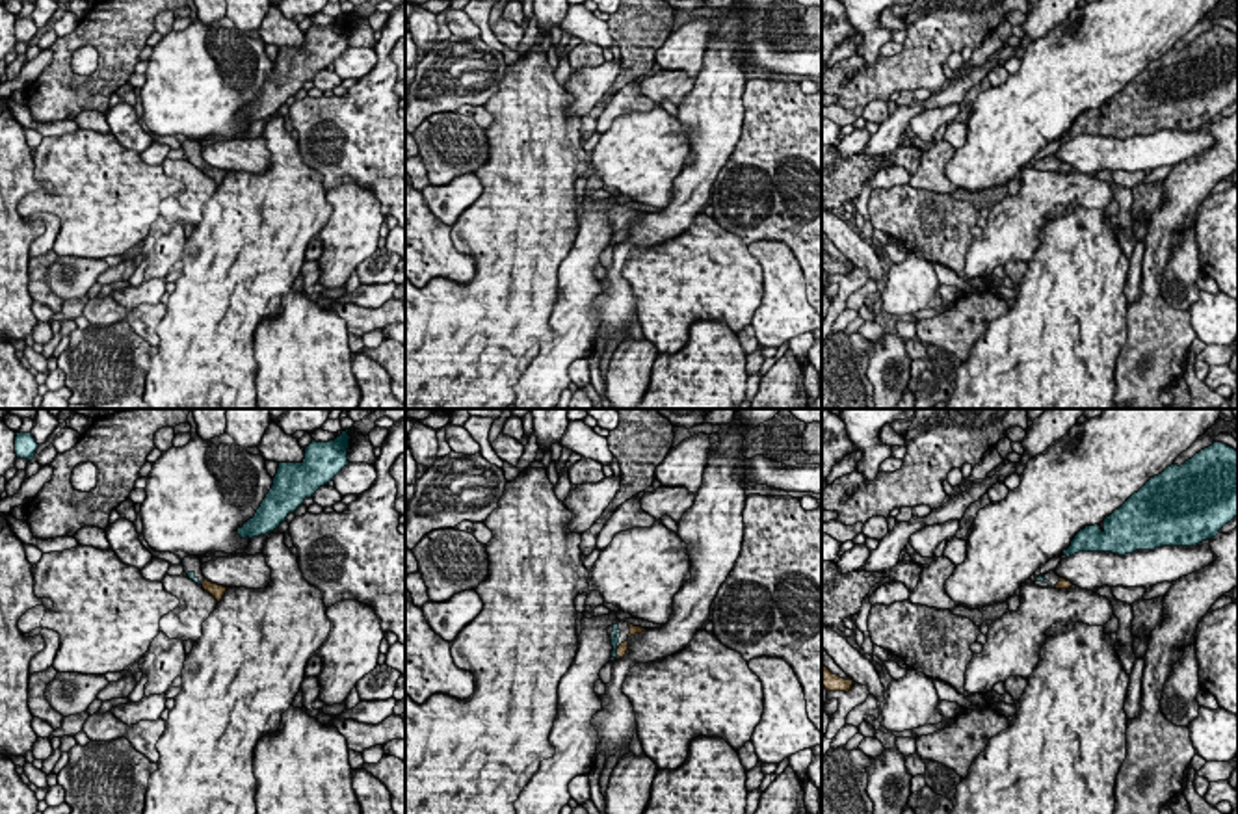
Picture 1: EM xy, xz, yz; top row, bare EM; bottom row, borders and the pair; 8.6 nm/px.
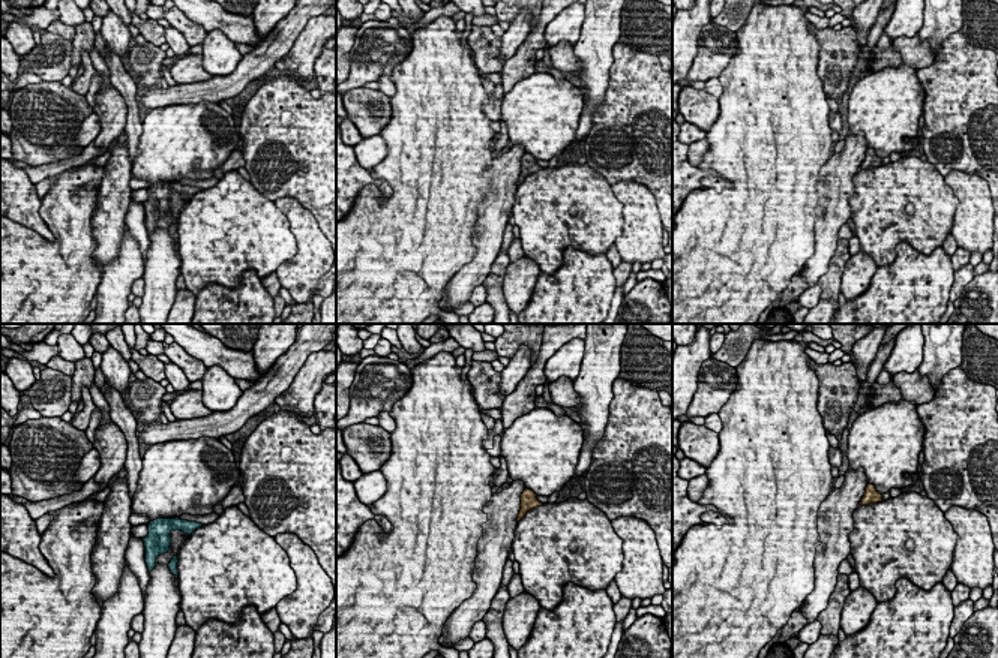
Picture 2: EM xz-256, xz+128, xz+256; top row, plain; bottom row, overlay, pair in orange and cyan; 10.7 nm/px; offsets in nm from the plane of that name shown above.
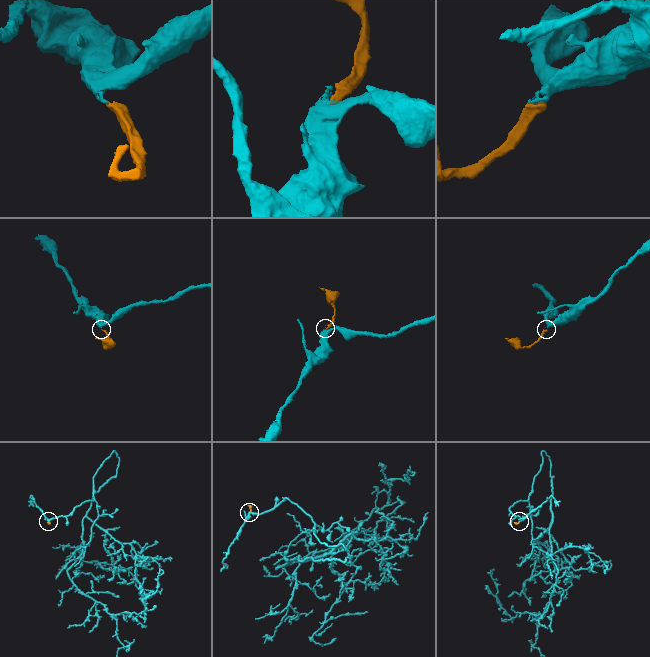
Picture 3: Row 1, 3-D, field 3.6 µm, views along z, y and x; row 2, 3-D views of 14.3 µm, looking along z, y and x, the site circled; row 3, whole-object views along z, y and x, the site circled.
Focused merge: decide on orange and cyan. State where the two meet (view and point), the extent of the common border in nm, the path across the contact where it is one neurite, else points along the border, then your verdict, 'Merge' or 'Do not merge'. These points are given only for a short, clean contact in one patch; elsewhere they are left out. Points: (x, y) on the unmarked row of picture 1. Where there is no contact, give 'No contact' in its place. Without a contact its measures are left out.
Touches orange at xz (618, 236). Shared border 70 nm. Path across: xz (623, 231), (618, 236), (616, 210). Merge

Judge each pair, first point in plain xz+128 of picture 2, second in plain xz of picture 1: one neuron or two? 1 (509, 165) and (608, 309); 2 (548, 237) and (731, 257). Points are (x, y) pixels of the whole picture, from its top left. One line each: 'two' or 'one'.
1: two
2: one

